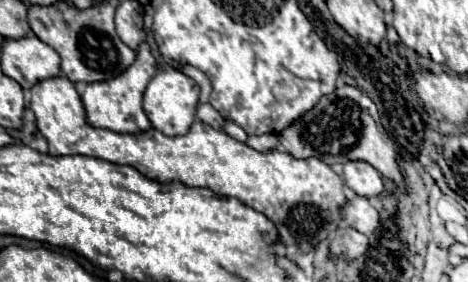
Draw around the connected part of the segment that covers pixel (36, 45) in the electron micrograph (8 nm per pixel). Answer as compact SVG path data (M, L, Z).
M35 35L27 39L5 39L1 43L3 73L15 79L23 89L31 89L41 79L55 79L61 75L59 55Z

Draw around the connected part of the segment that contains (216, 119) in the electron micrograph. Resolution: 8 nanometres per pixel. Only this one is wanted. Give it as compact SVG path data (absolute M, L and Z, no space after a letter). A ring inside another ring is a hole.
M209 103L197 107L197 119L203 121L203 123L207 123L207 125L211 125L213 129L221 129L223 123L225 123L225 119Z

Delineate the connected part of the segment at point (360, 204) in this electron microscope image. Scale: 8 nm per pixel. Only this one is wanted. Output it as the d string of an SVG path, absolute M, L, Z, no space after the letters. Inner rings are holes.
M353 197L349 205L343 209L343 215L347 225L365 235L369 235L371 231L375 231L375 227L379 227L379 211L369 203L367 197Z

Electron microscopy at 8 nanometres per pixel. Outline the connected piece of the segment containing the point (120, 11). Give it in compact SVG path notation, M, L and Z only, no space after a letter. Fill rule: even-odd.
M123 1L115 11L115 27L123 43L135 49L143 39L147 39L143 31L143 11L139 1Z

